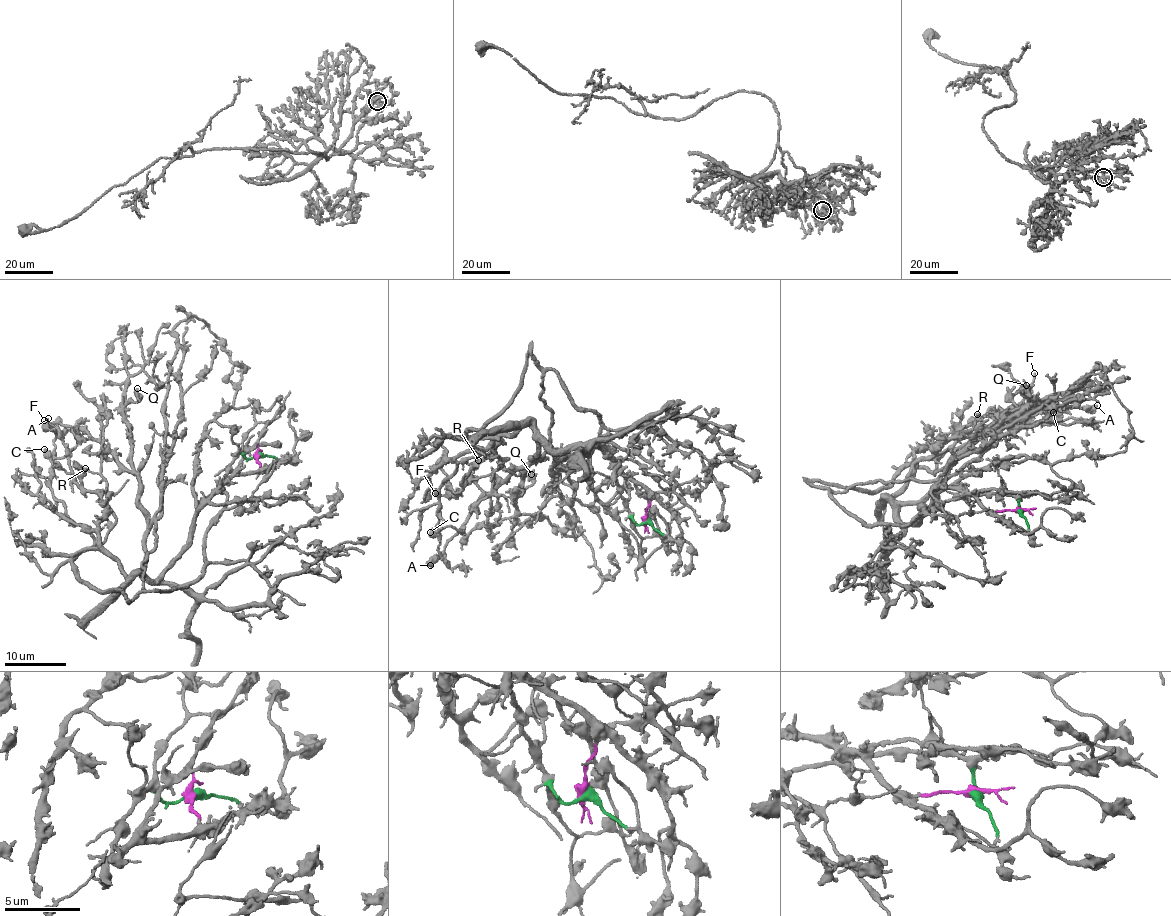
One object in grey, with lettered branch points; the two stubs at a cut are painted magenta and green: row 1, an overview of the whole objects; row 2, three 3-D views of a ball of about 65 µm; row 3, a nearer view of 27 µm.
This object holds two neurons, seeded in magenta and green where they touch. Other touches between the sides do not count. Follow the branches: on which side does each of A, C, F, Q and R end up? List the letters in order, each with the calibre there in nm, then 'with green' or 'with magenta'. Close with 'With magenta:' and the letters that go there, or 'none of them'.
A: 320 nm thick; with magenta
C: 360 nm thick; with magenta
F: 170 nm thick; with magenta
Q: 400 nm thick; with magenta
R: 260 nm thick; with magenta
With magenta: A, C, F, Q, R

